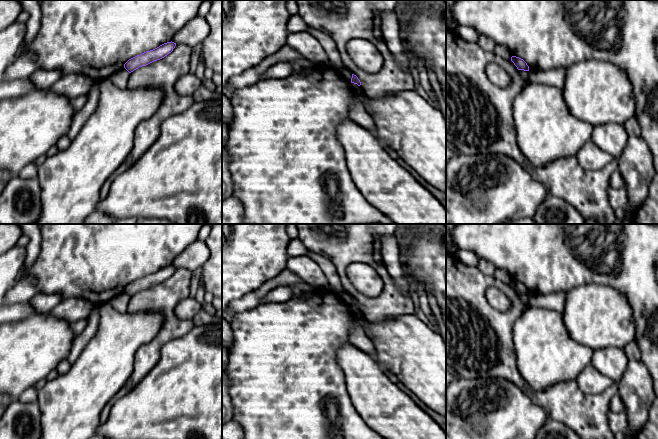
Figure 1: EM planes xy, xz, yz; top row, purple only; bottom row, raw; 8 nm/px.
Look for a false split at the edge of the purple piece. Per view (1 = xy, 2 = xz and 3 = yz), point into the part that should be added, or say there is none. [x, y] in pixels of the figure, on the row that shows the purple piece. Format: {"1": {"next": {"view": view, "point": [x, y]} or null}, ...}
{"1": {"next": null}, "2": {"next": null}, "3": {"next": null}}

